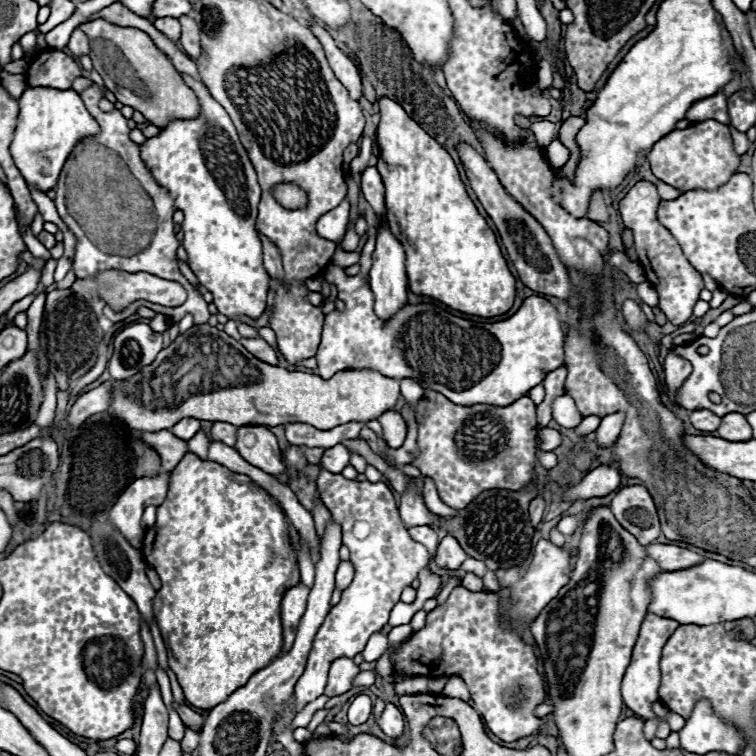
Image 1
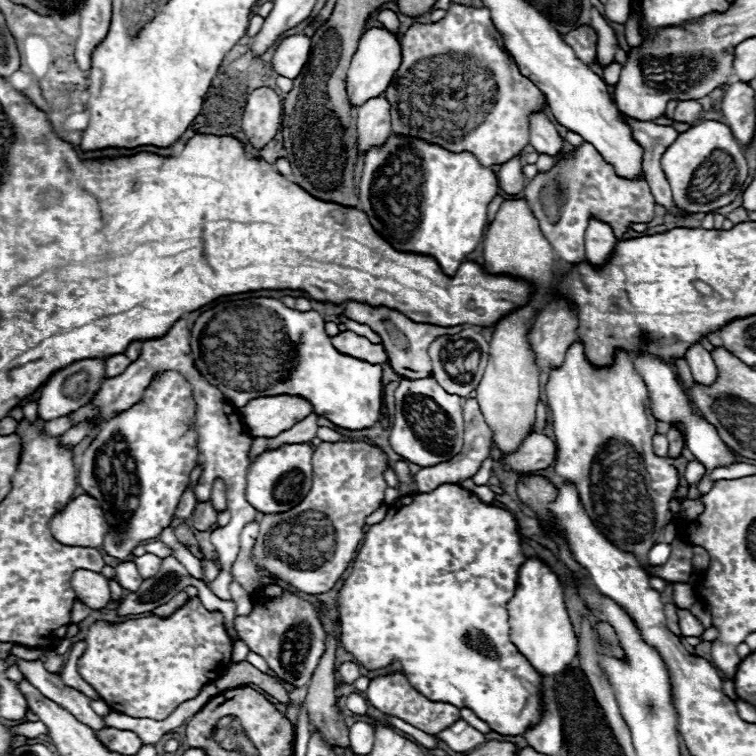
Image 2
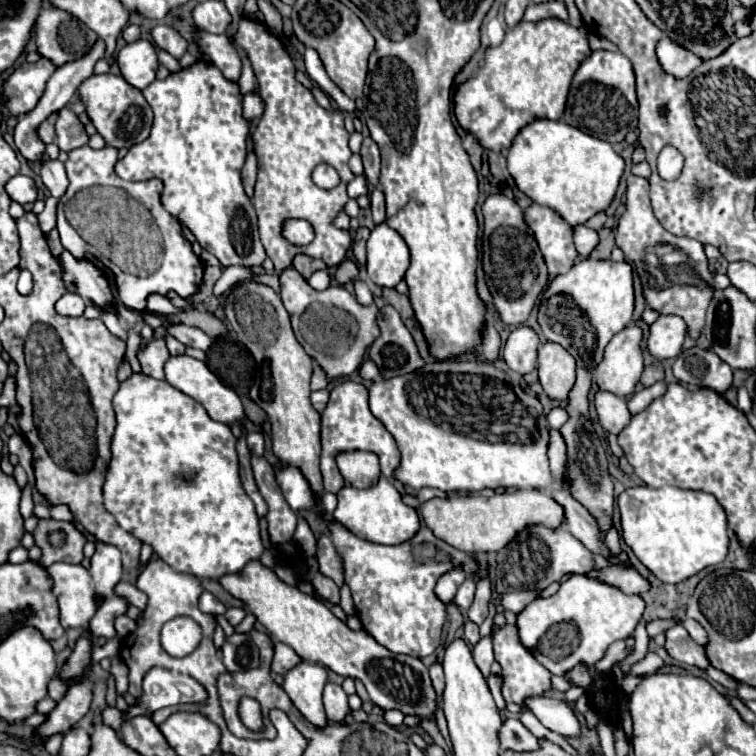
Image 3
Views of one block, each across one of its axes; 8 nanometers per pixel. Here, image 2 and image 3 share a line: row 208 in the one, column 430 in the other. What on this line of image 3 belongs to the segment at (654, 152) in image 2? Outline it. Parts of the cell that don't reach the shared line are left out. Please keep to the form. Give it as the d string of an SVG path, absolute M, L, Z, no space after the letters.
M434 662L430 666L430 678L432 678L432 686L436 690L436 702L442 704L442 692L444 692L444 672L442 666L438 662Z

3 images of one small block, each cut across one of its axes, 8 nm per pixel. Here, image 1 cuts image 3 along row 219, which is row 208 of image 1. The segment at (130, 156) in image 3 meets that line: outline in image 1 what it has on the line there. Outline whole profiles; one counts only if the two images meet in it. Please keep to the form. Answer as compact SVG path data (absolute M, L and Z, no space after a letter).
M180 74L184 84L194 90L200 102L200 114L188 120L170 120L160 134L148 138L140 144L140 158L150 170L158 186L162 186L170 196L174 196L176 210L184 212L184 242L182 246L188 252L190 268L198 276L200 284L214 294L214 304L220 314L236 316L246 314L250 318L260 318L266 308L268 292L268 274L262 266L262 242L258 240L254 222L256 206L260 202L260 186L256 182L256 172L248 160L246 150L242 148L236 128L228 118L226 110L210 96L206 86L194 80L188 74Z

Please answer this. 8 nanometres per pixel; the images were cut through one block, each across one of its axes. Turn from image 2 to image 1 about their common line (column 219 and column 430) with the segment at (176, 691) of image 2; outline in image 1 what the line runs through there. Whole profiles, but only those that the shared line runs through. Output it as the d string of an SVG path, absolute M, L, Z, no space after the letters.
M462 586L454 588L444 604L428 612L424 628L412 632L406 642L390 652L390 662L394 672L406 676L460 676L470 690L470 698L474 702L472 708L482 716L486 728L500 740L514 742L524 736L532 736L534 732L544 728L544 718L538 718L534 710L538 704L544 704L546 690L544 678L538 672L538 660L532 646L526 644L502 618L500 600L502 596L498 592L470 592Z

